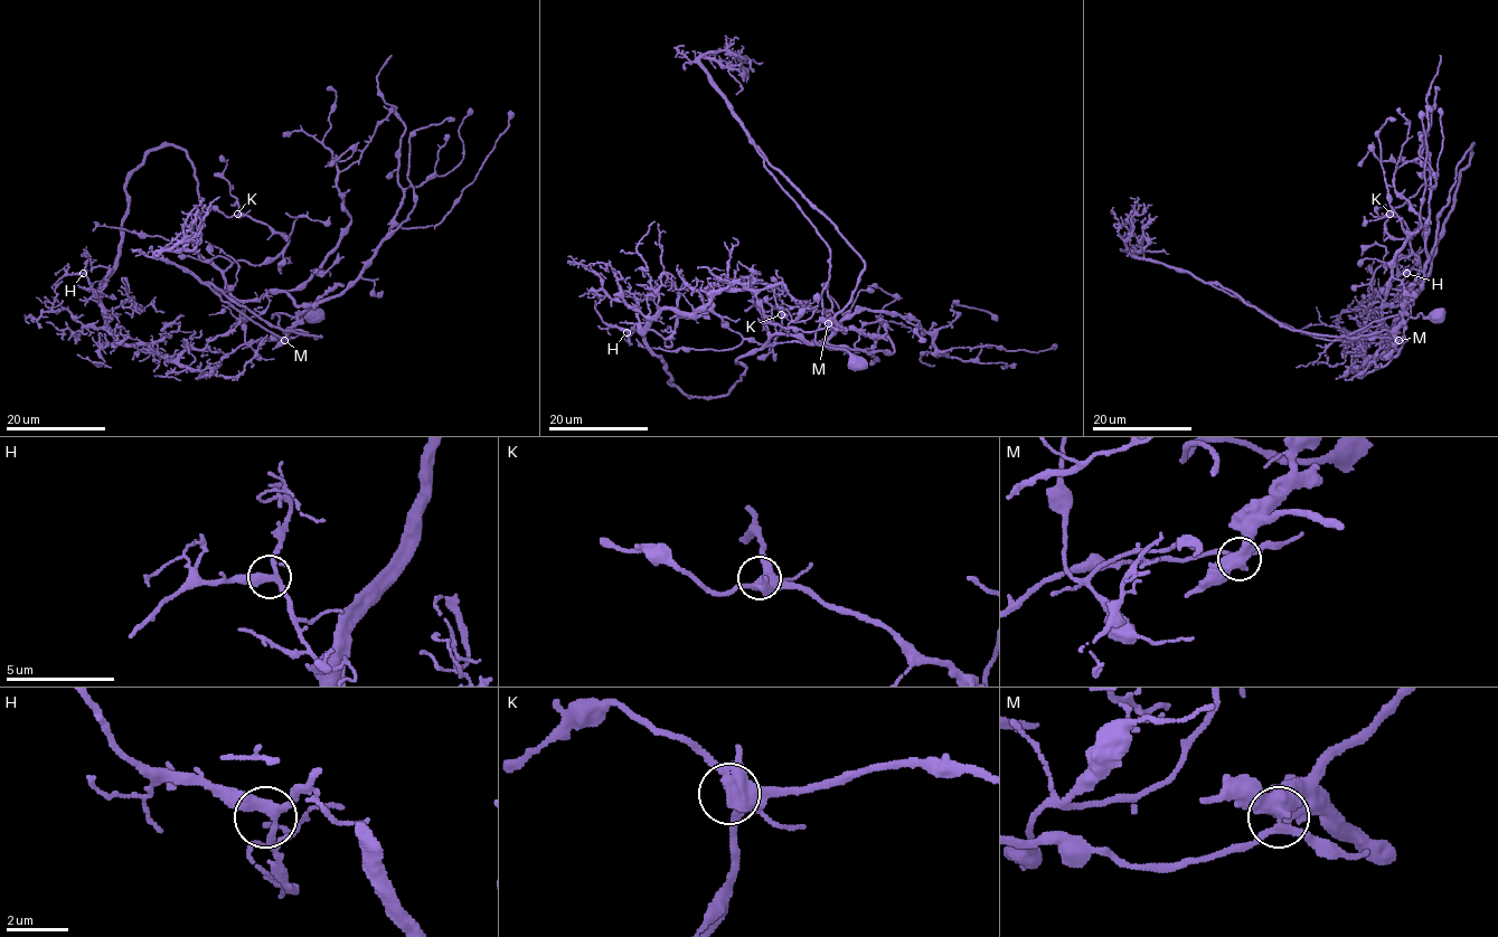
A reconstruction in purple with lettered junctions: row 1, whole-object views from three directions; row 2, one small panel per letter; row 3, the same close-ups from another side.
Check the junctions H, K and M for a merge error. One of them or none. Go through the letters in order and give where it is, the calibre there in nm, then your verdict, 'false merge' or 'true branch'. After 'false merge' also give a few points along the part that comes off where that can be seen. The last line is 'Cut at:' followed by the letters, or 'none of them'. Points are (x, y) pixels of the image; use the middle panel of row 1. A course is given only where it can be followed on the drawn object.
H: at (627, 332); 280 nm thick; true branch
K: at (781, 314); 460 nm thick; true branch
M: at (828, 323); 480 nm thick; false merge; foreign part runs (828, 323), (844, 309), (865, 259), (752, 142), (768, 171), (829, 252), (816, 341), (845, 349), (863, 369)
Cut at: M

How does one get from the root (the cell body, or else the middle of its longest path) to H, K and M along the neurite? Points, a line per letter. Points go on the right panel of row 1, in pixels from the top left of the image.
H: (1439, 316), (1395, 314), (1325, 340), (1216, 286), (1293, 330), (1406, 341), (1367, 372), (1406, 273)
K: (1439, 316), (1395, 314), (1325, 340), (1216, 286), (1293, 330), (1406, 341), (1419, 263), (1385, 232), (1390, 214)
M: (1439, 316), (1395, 314), (1325, 340), (1281, 324), (1216, 286), (1293, 330), (1349, 338), (1390, 330), (1398, 340)

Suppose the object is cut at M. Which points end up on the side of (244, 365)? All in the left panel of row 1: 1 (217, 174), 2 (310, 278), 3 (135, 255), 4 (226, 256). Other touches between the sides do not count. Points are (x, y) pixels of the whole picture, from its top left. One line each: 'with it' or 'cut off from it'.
1: with it
2: with it
3: cut off from it
4: with it

